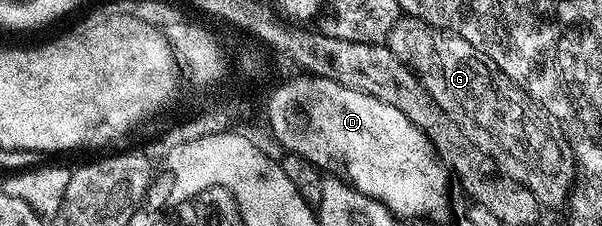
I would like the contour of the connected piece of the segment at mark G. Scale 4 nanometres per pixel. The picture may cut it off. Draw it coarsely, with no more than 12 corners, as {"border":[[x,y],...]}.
{"border":[[401,18],[390,51],[542,209],[579,169],[561,125],[471,42]]}

